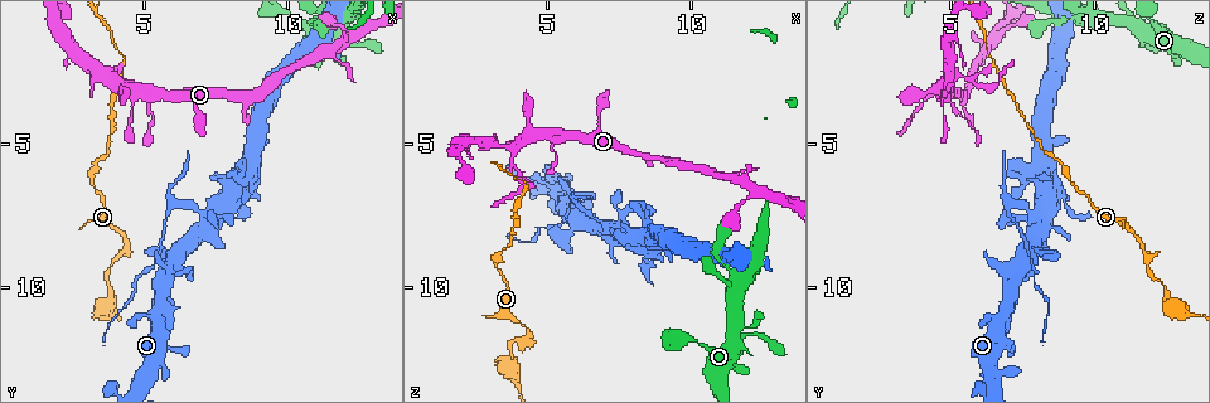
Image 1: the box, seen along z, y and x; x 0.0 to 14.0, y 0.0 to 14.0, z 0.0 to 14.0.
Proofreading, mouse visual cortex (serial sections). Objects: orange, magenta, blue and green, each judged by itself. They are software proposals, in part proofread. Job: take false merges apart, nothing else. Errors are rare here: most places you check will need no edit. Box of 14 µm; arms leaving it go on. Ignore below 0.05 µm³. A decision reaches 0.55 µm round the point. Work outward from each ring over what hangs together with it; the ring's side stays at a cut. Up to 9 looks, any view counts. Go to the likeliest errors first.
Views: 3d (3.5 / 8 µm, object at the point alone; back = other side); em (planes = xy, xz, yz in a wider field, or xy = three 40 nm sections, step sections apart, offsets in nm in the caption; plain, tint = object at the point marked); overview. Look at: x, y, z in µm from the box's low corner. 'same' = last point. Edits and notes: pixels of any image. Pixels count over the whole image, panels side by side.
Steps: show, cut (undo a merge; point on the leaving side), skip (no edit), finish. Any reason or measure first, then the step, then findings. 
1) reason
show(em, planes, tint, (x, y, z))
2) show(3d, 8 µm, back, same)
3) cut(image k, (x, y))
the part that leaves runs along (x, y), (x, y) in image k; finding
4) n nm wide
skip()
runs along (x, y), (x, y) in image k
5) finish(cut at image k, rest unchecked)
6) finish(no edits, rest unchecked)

abrupt turn
show(3d, 8 µm, (5.9, 7.3, 7.0))

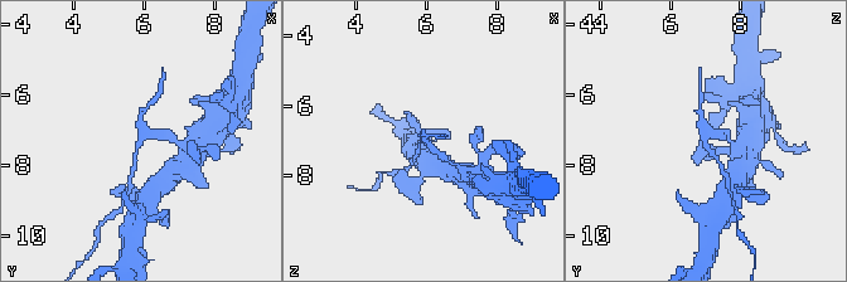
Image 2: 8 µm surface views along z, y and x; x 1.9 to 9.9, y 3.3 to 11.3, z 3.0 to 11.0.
shape alone is not enough
show(em, xy, step 1, tint, (5.9, 7.2, 7.1))

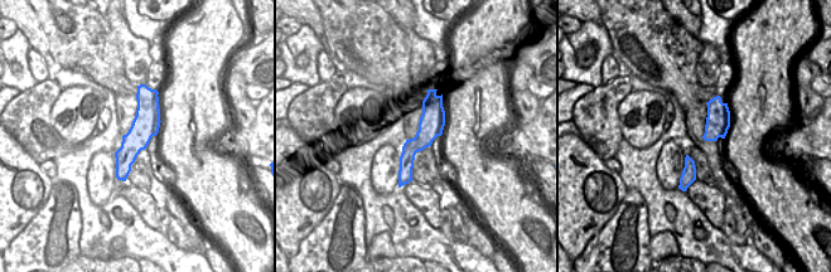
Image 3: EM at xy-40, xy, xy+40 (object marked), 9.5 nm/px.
skip()
runs along (433, 92), (431, 125), (401, 181) in image 3; all the same cell

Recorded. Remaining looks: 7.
sharp bend
show(3d, 8 µm, (4.4, 8.5, 11.7))

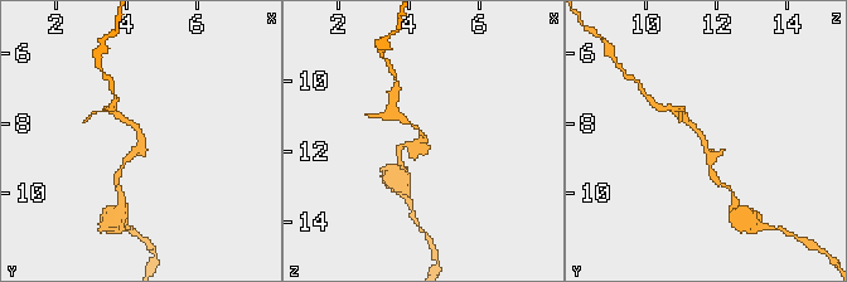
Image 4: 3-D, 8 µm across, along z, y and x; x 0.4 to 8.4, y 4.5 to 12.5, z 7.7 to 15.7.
zoom in
show(3d, 3.5 µm, (4.4, 8.5, 11.6))

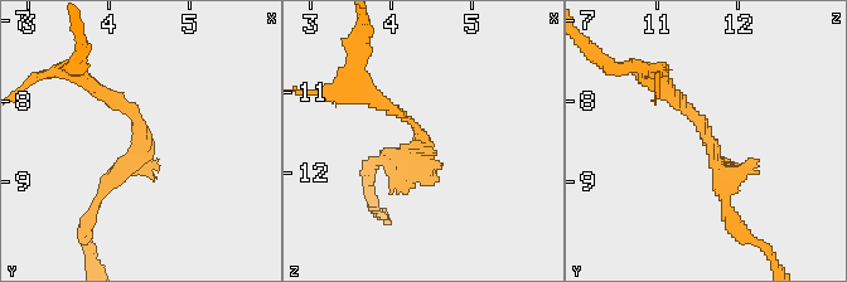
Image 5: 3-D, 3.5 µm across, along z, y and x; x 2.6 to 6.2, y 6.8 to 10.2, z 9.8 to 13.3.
show(em, xy, step 5, tint, (4.45, 8.50, 11.70))

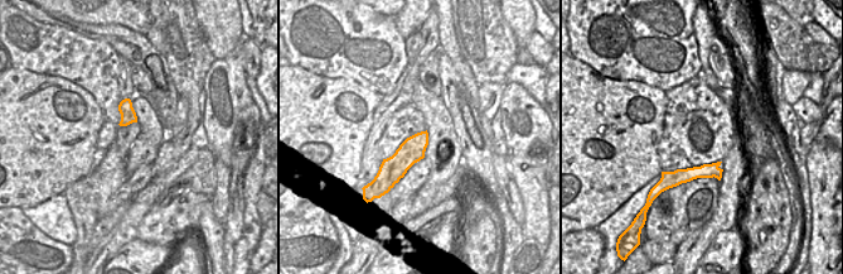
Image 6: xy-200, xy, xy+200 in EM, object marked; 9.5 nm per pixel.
skip()
continuous, no second cell

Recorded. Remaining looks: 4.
narrows sharply
show(3d, 8 µm, (4.1, 2.9, 5.9))

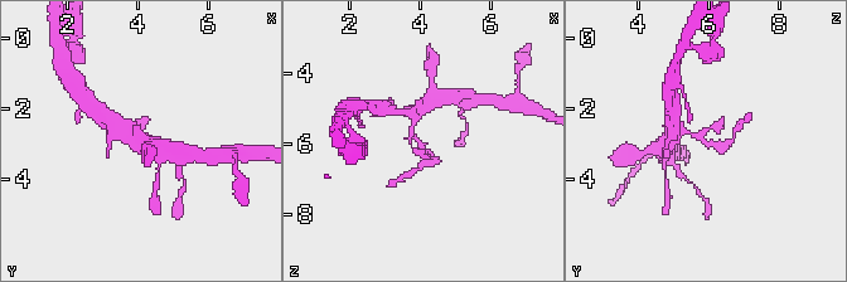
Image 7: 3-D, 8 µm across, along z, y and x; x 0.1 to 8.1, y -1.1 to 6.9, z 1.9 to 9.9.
need the tissue
show(em, xy, step 2, tint, (3.9, 3.0, 5.9))

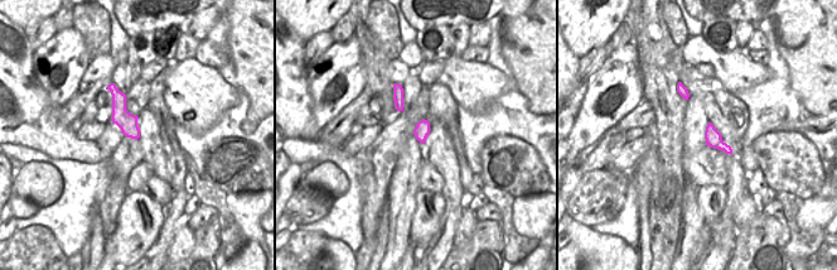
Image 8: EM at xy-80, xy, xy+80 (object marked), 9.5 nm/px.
150 nm wide
skip()
runs along (112, 87), (119, 112), (135, 135) in image 8; continuous, no second cell

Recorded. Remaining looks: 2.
arms part here
show(3d, 8 µm, (3.6, 10.5, 12.7))

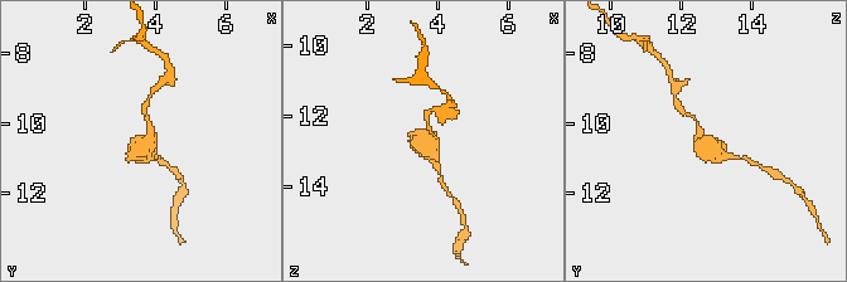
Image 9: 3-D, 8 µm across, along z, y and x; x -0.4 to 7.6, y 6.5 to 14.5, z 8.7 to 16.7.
need the tissue
show(em, xy, step 2, tint, (3.7, 10.6, 12.8))

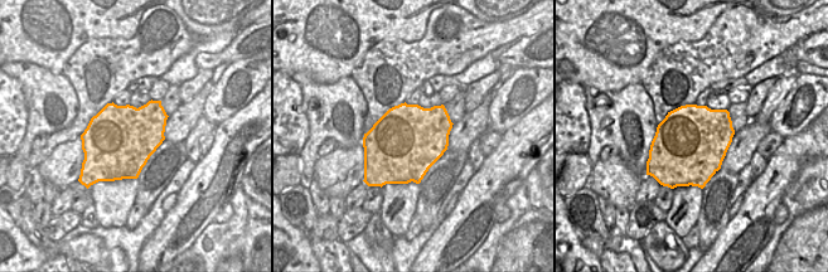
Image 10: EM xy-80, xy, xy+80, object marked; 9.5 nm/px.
skip()
runs along (691, 115), (705, 142), (737, 157) in image 9; all the same cell

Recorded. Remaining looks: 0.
finish(no edits, rest unchecked)

